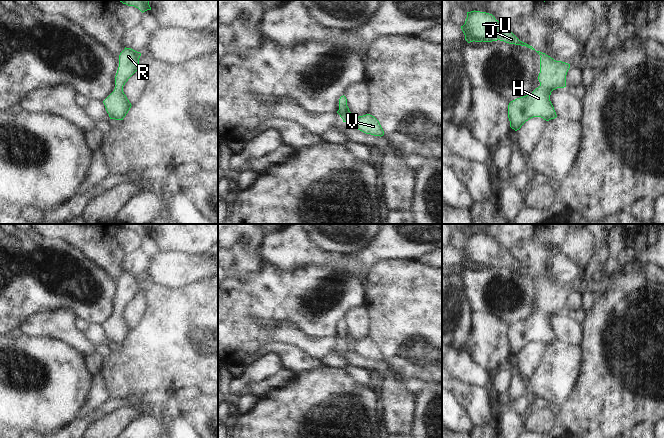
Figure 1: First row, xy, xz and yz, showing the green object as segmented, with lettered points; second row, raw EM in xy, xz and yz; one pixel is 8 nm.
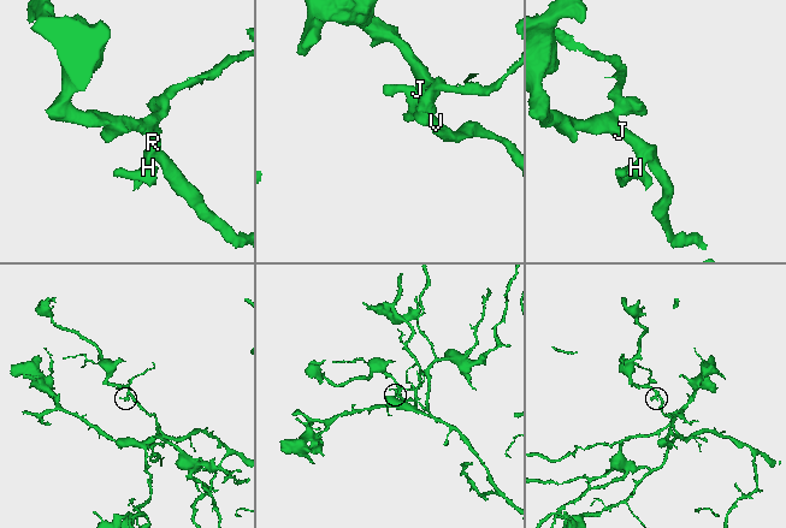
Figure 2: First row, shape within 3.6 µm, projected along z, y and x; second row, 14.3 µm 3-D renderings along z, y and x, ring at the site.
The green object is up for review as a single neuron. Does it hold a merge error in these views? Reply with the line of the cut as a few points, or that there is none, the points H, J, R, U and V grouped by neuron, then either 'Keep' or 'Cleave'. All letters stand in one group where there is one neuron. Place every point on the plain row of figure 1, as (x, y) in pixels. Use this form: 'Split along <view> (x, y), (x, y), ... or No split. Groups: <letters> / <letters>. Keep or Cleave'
No split. Groups: H J R U V. Keep.

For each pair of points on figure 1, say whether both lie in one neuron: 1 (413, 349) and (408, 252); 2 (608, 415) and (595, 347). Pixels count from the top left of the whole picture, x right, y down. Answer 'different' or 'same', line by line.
1: different
2: same

